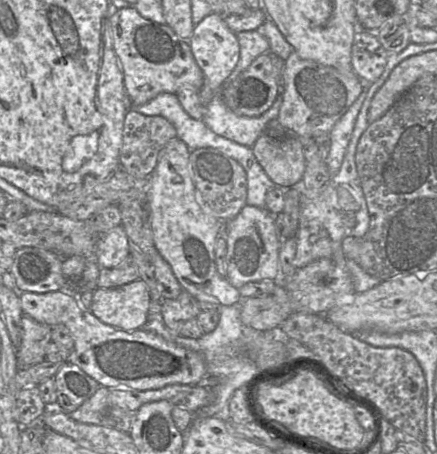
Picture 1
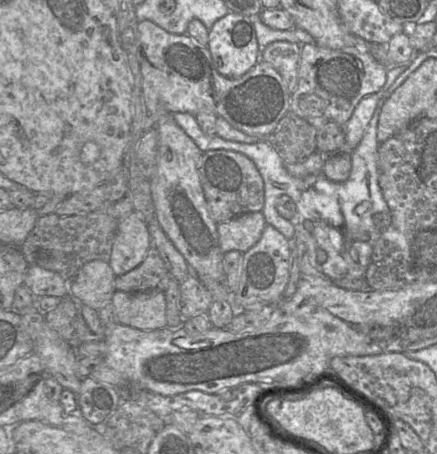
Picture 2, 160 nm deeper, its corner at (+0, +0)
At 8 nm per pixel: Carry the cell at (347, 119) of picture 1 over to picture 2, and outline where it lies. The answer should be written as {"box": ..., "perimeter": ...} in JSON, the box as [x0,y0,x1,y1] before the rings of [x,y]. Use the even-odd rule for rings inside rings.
{"box":[345,90,386,152],"perimeter":[[[381,90],[363,98],[355,107],[351,118],[345,127],[345,149],[352,152],[361,141],[371,118],[376,110],[379,100],[386,91]]]}

